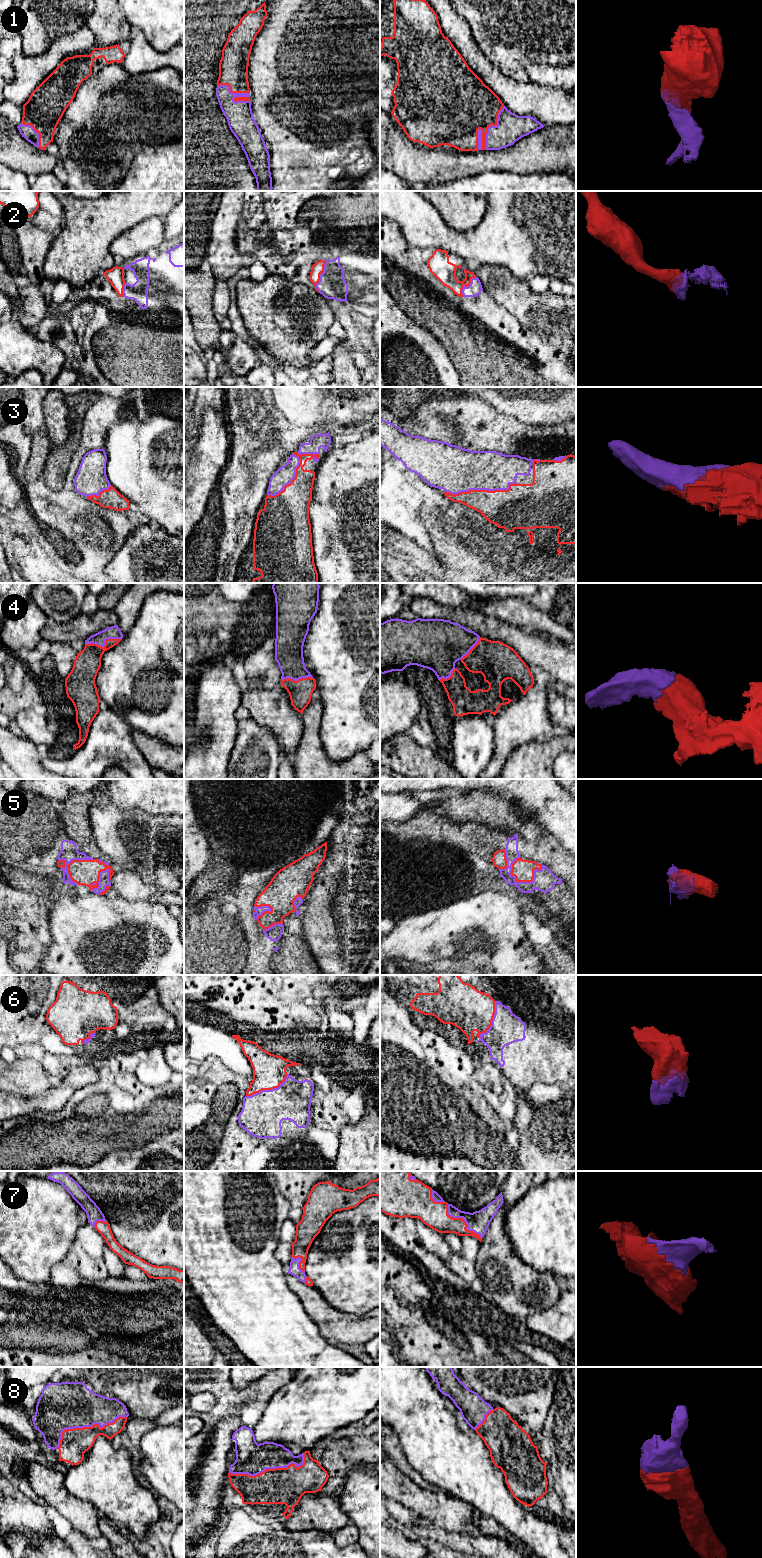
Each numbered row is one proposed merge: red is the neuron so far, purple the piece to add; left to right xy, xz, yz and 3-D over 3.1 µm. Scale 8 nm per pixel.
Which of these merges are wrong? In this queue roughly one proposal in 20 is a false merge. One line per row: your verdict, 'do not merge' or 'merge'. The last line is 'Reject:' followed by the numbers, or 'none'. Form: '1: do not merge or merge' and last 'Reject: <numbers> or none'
1: merge
2: merge
3: merge
4: merge
5: merge
6: merge
7: merge
8: merge
Reject: none

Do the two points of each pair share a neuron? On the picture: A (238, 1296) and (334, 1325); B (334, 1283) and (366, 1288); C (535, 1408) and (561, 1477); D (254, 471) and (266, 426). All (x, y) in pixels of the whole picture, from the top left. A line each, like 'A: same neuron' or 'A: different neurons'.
A: different neurons
B: same neuron
C: different neurons
D: same neuron

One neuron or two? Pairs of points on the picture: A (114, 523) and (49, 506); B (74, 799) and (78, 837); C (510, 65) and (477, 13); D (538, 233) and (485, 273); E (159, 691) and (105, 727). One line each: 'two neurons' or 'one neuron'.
A: one neuron
B: one neuron
C: one neuron
D: two neurons
E: two neurons

